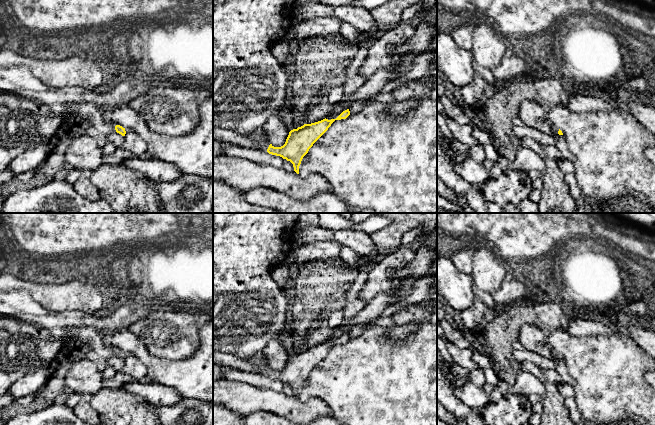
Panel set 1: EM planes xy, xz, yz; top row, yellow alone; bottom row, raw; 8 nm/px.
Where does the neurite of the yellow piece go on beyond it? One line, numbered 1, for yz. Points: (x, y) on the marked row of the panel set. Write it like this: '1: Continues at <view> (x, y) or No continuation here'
1: No continuation here

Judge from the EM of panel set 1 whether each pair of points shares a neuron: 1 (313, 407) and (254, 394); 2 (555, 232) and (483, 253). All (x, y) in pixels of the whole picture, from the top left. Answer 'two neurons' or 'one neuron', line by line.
1: one neuron
2: two neurons

